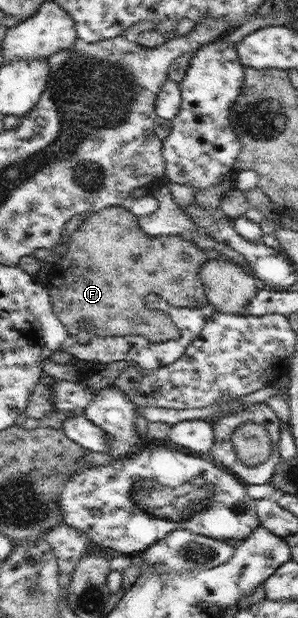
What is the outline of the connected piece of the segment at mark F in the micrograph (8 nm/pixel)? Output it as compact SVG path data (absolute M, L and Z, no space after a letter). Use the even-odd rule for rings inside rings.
M121 205L121 206L108 206L108 208L102 208L102 210L98 210L98 212L88 212L88 213L84 213L84 218L83 223L78 227L78 229L76 231L74 231L74 233L71 235L70 240L69 240L69 245L67 246L67 253L63 254L61 256L61 259L58 260L58 262L54 263L51 265L50 267L50 271L51 273L48 275L48 283L47 283L47 289L48 289L48 294L50 296L50 302L52 302L52 308L53 311L56 313L56 316L58 317L58 320L60 320L60 322L62 322L63 326L66 328L66 331L69 332L69 334L76 338L76 340L80 343L80 344L88 344L90 342L90 339L92 339L93 336L100 336L100 337L108 337L108 336L130 336L130 335L141 335L144 336L146 338L148 338L148 340L151 343L158 343L158 342L162 342L162 341L168 341L168 340L174 340L174 339L178 339L180 338L180 332L179 329L174 325L174 322L172 321L172 319L170 319L170 315L168 313L166 313L165 311L162 310L151 310L150 308L148 308L146 306L146 301L144 300L144 298L146 298L147 294L152 294L152 292L154 292L154 294L164 298L164 300L166 300L166 302L168 302L168 304L171 304L172 306L176 307L176 308L184 308L184 307L188 307L188 308L200 308L201 306L206 306L206 304L208 304L208 299L207 299L207 295L206 292L204 290L204 283L202 283L202 279L200 279L200 268L202 268L202 266L204 266L204 264L206 264L206 260L209 260L208 257L206 257L206 254L204 253L204 251L202 251L202 249L200 247L197 247L192 240L189 239L189 237L186 236L180 236L180 235L158 235L158 236L152 236L152 235L148 235L146 234L146 232L144 232L144 230L142 230L142 228L140 228L140 226L138 226L138 217L134 216L133 212L130 212L128 207L126 207L125 205ZM81 319L88 319L90 320L90 322L93 322L96 326L96 330L93 331L93 333L91 332L87 332L84 330L81 330L79 328L79 322Z

